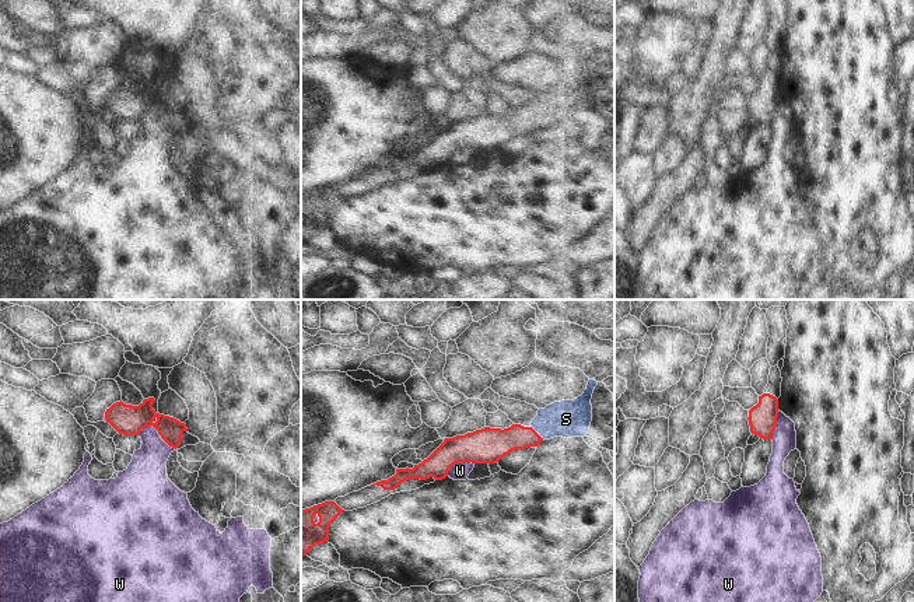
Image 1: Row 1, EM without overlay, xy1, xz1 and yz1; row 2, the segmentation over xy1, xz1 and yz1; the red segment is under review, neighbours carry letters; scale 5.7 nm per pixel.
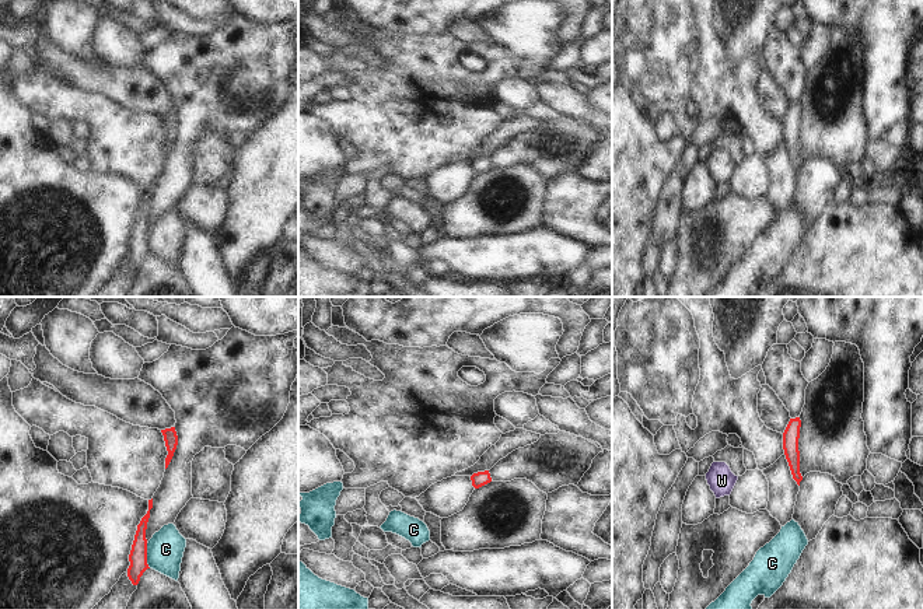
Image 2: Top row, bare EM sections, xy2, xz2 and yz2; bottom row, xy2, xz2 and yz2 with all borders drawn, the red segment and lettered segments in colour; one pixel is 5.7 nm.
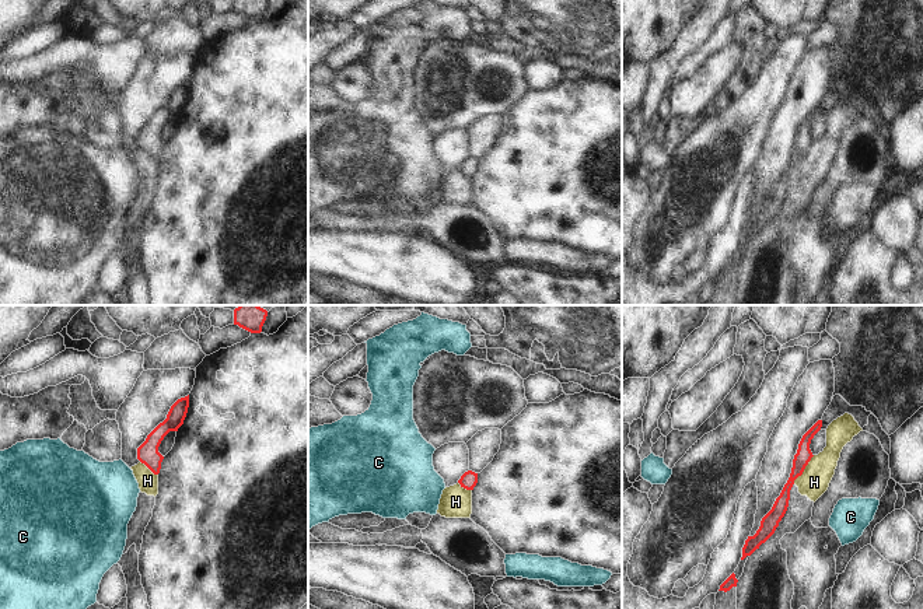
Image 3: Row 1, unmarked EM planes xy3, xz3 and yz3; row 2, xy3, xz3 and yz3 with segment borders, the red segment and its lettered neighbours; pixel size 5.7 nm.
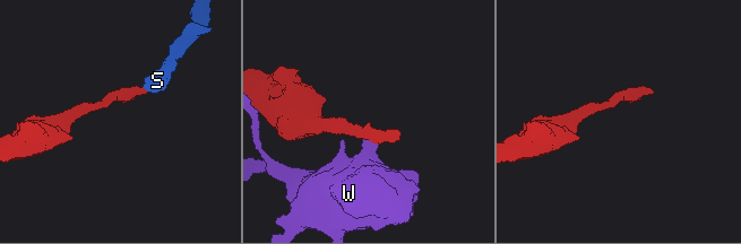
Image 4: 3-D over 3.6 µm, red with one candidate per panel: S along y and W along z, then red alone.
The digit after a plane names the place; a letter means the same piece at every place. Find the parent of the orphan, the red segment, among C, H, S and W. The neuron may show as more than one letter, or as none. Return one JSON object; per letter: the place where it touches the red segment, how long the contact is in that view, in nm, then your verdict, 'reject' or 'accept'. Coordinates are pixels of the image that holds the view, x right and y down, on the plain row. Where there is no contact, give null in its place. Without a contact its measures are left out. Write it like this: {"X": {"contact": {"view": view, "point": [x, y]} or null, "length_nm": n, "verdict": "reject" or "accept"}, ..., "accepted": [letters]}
{"C": {"contact": {"view": "xy2", "point": [146, 242]}, "length_nm": 150, "verdict": "reject"}, "H": {"contact": {"view": "yz3", "point": [804, 154]}, "length_nm": 200, "verdict": "reject"}, "S": {"contact": {"view": "xz1", "point": [536, 119]}, "length_nm": 110, "verdict": "accept"}, "W": {"contact": {"view": "xy1", "point": [157, 116]}, "length_nm": 240, "verdict": "reject"}, "accepted": ["S"]}

